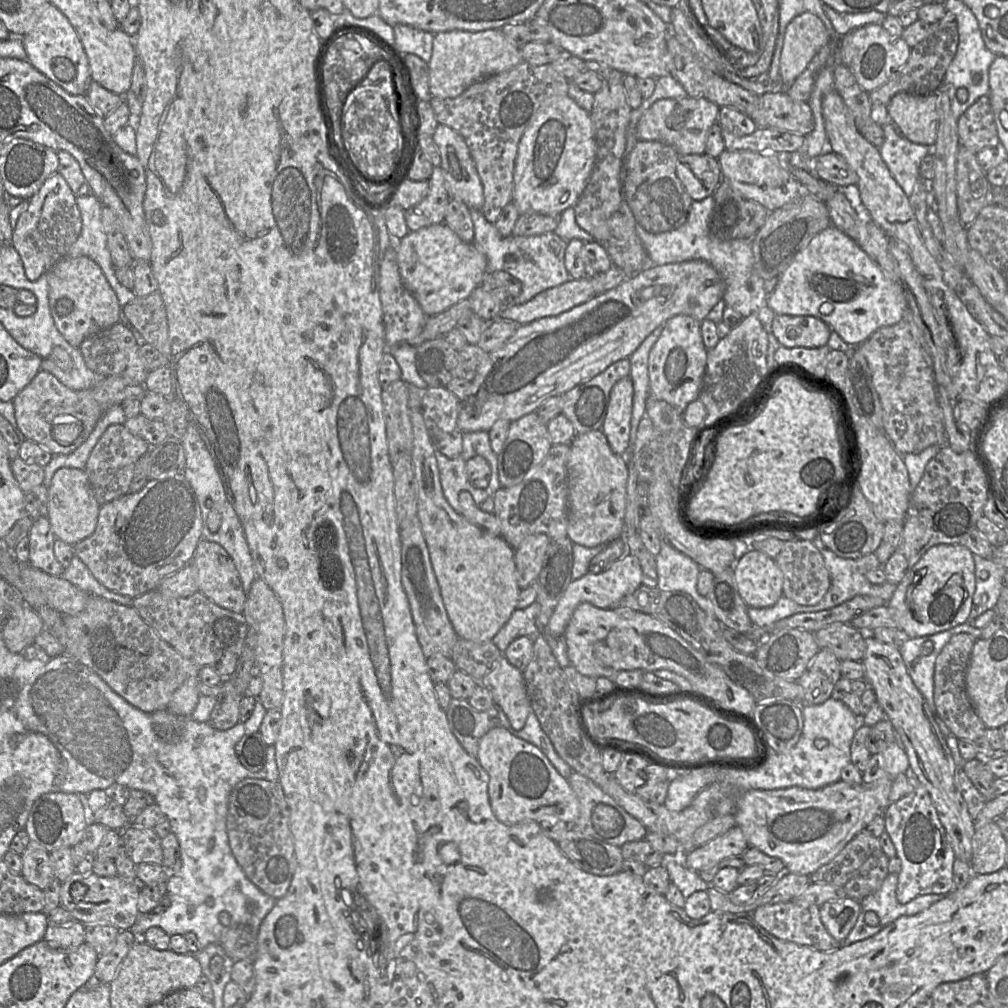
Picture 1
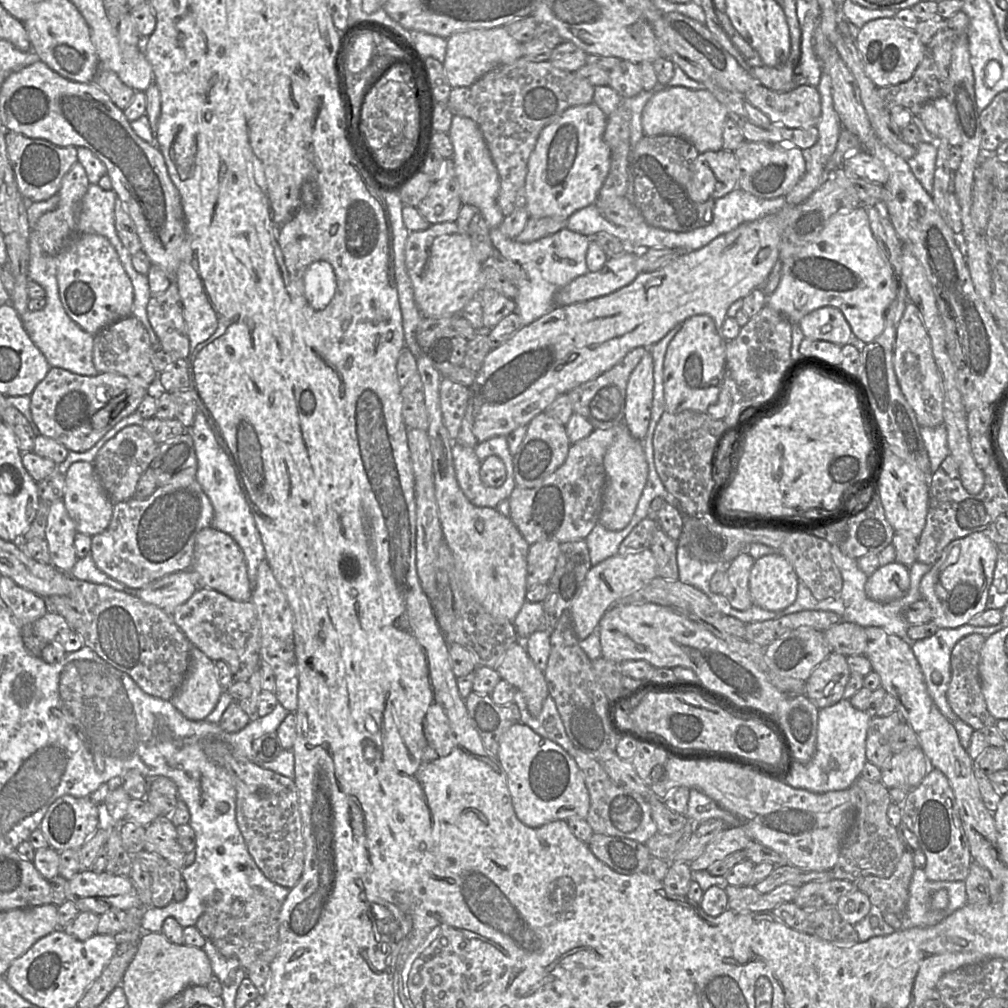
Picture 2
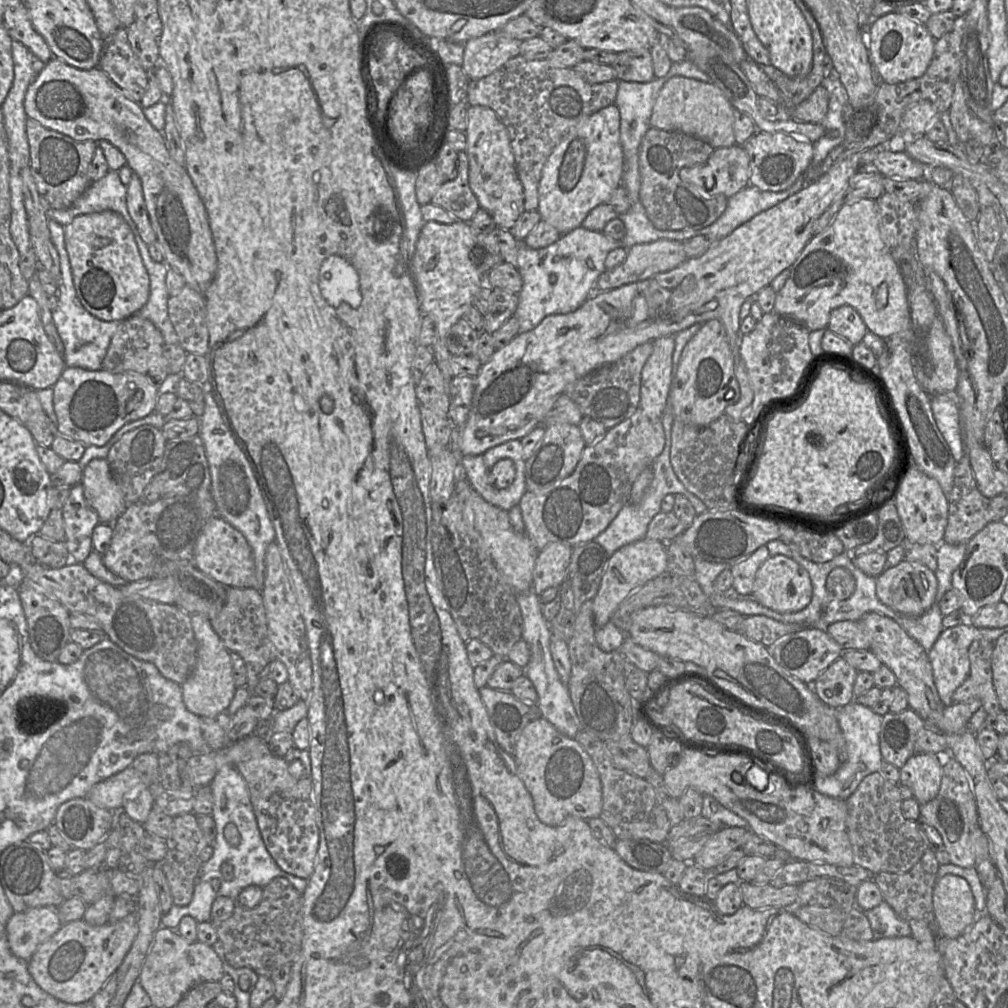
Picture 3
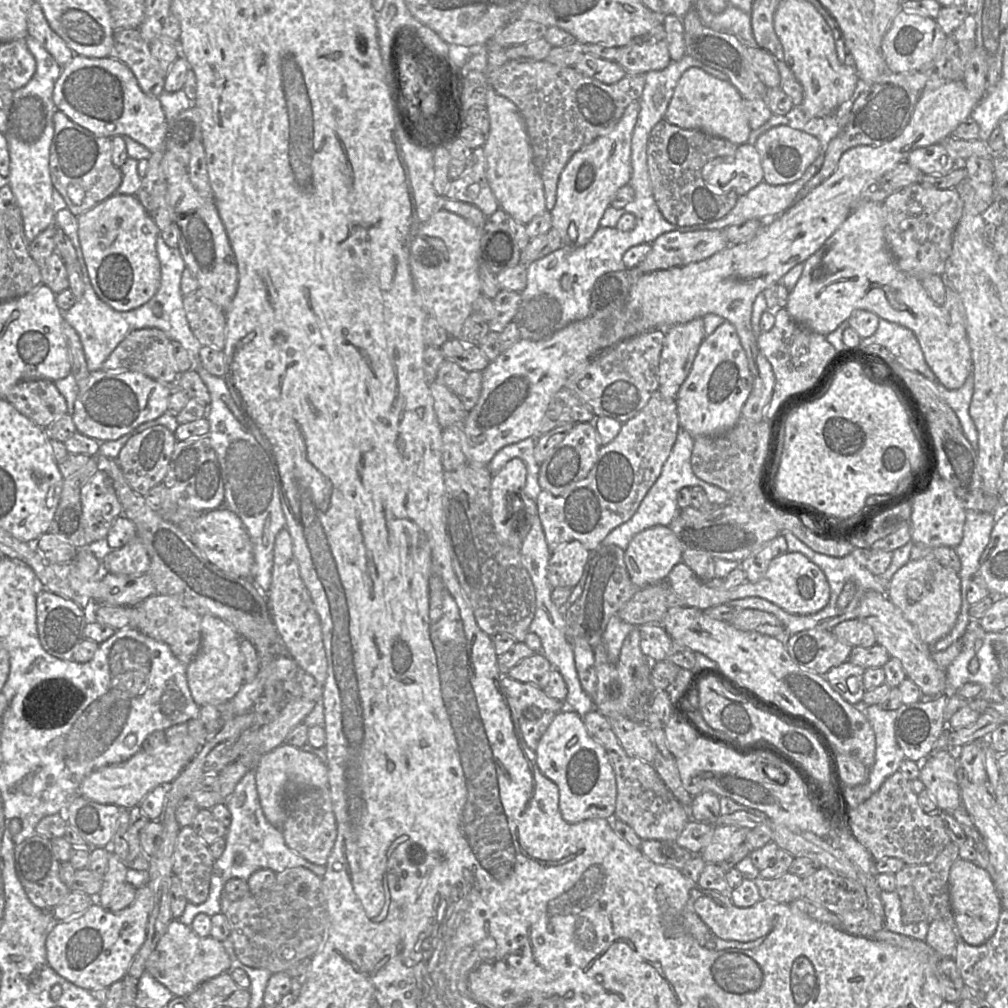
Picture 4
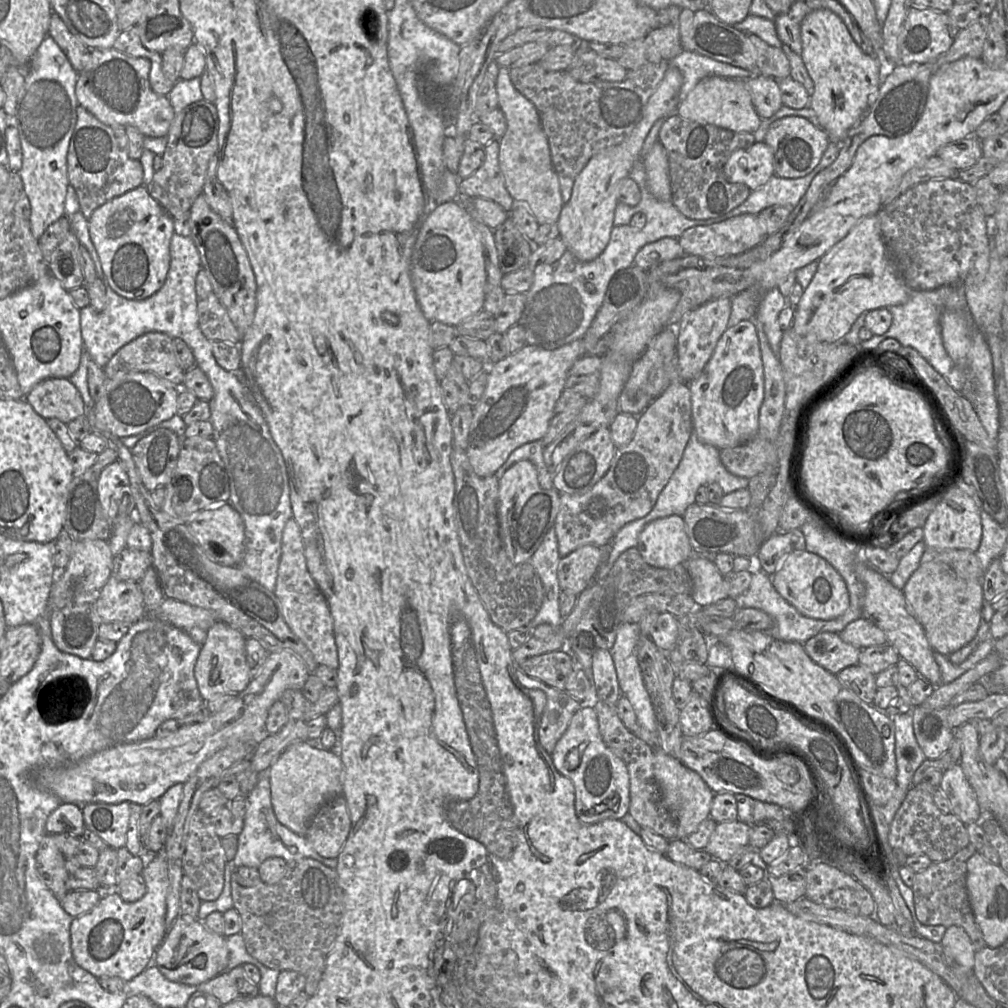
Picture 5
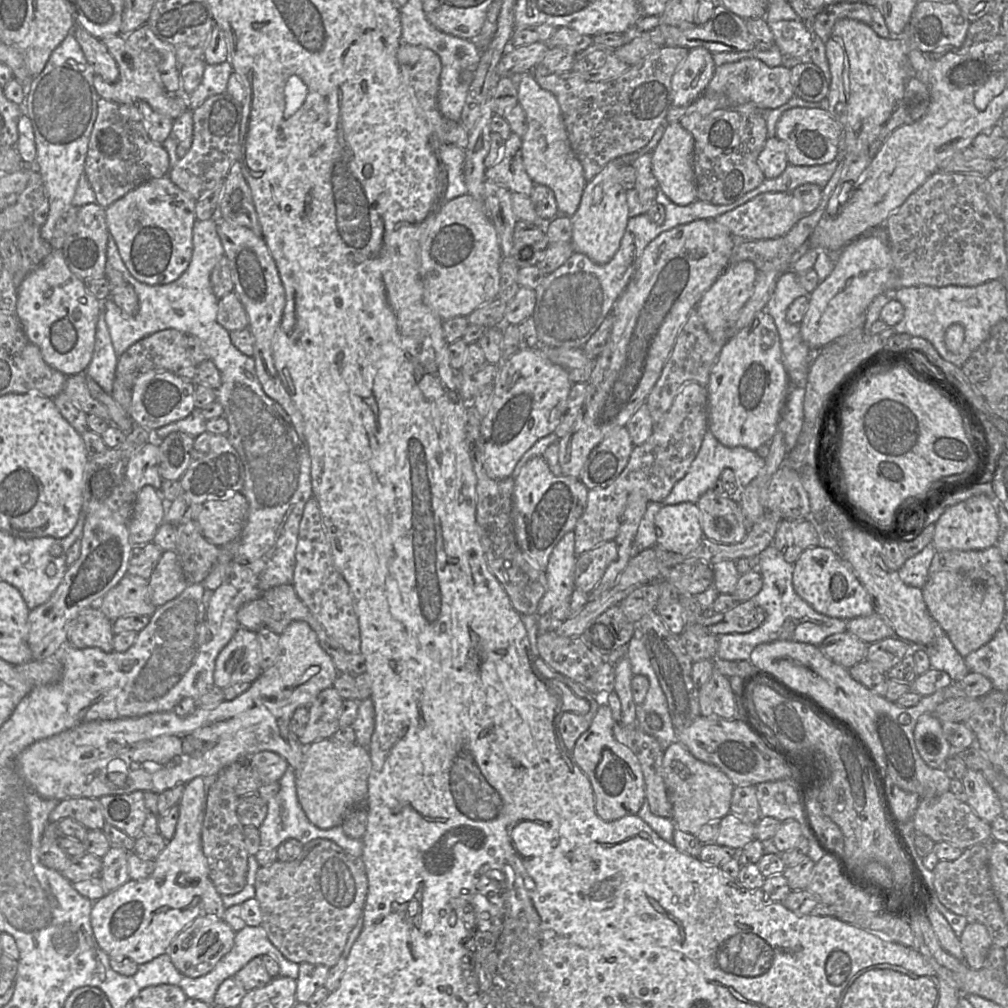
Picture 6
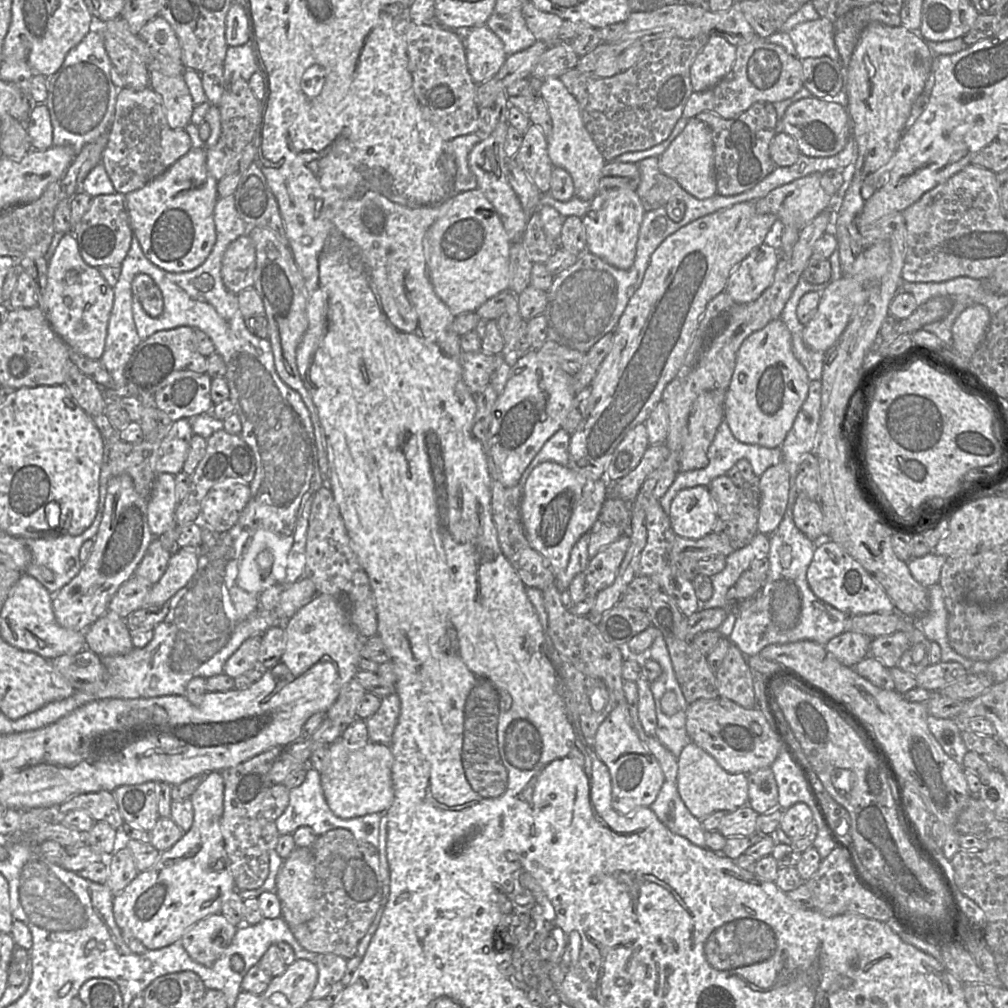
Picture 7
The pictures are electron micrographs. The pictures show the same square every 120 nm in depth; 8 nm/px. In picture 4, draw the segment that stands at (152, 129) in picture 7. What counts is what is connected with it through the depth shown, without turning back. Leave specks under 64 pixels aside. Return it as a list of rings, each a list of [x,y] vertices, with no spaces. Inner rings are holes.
[[[59,111],[54,114],[53,122],[49,159],[51,181],[65,200],[66,209],[79,216],[117,192],[122,182],[122,172],[112,162],[112,138],[94,135]]]

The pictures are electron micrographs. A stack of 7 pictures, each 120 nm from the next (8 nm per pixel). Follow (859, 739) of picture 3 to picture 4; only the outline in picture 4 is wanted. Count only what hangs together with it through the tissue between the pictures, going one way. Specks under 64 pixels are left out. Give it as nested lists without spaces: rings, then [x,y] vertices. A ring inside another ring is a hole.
[[[879,705],[862,706],[875,734],[875,762],[869,771],[866,783],[846,787],[845,799],[850,808],[855,808],[875,792],[887,778],[899,769],[905,756],[895,740],[896,710],[884,710]]]

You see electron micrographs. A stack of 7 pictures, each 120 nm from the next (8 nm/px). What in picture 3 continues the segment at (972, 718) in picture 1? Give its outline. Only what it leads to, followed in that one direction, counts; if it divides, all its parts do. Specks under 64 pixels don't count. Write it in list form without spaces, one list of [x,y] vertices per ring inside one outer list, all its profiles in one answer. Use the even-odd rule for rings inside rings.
[[[985,638],[974,640],[969,646],[970,671],[965,681],[954,691],[953,702],[980,699],[988,713],[1001,711],[992,678],[994,642]]]

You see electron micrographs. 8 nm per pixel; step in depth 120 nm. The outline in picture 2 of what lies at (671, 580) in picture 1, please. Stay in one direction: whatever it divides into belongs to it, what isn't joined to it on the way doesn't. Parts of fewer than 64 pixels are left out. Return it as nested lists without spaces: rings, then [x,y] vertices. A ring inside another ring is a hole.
[[[678,545],[677,565],[679,581],[689,584],[708,595],[708,593],[713,594],[710,590],[711,578],[717,571],[726,572],[728,564],[702,562],[693,558],[686,546]]]

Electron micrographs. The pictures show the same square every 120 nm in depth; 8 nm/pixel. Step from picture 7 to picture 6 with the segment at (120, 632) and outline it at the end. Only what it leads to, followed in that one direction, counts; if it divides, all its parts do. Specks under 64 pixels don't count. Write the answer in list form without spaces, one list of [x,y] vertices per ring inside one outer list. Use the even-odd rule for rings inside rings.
[[[93,606],[82,611],[67,631],[67,645],[76,649],[99,648],[113,651],[113,621],[107,618],[99,607]]]

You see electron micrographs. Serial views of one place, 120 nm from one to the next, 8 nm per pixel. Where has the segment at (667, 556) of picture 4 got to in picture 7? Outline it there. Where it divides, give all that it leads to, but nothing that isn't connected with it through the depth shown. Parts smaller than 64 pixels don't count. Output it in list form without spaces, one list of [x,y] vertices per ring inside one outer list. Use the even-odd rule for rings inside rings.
[[[707,486],[681,490],[672,500],[668,517],[676,536],[701,539],[717,529],[718,518]]]

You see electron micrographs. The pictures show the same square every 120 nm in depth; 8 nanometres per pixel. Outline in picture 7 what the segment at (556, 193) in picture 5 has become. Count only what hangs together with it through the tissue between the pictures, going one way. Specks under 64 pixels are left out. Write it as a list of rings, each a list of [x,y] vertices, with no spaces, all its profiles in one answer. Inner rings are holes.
[[[558,77],[542,79],[537,96],[544,100],[552,121],[551,133],[546,138],[548,156],[554,168],[562,168],[570,174],[574,197],[592,200],[598,193],[600,175],[607,162],[584,126],[578,101]]]

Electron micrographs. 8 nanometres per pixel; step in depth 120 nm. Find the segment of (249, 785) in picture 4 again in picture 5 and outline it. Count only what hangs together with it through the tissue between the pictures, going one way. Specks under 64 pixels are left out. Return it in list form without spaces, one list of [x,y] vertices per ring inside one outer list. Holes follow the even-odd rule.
[[[268,771],[259,772],[259,780],[254,789],[246,796],[247,807],[244,816],[244,827],[238,835],[238,849],[233,860],[227,861],[225,867],[225,882],[221,895],[215,901],[202,901],[197,919],[199,921],[212,912],[224,913],[233,907],[231,895],[231,874],[235,873],[238,867],[248,866],[259,868],[268,858],[280,857],[288,863],[293,863],[302,858],[313,858],[318,860],[320,856],[306,839],[304,835],[299,835],[286,826],[282,825],[273,810],[271,802],[271,788]]]

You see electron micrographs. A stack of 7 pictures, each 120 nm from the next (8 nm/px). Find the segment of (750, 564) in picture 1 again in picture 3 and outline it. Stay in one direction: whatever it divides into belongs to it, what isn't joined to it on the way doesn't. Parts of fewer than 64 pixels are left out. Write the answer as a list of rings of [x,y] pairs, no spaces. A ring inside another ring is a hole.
[[[775,555],[775,556],[770,556],[757,570],[752,592],[749,595],[747,596],[737,595],[732,590],[732,588],[730,591],[718,592],[718,593],[723,593],[724,595],[727,595],[731,598],[737,598],[738,600],[756,601],[757,603],[778,613],[792,613],[792,612],[801,611],[810,604],[812,599],[812,594],[813,594],[813,586],[812,586],[810,575],[805,568],[803,568],[792,558],[783,555]]]

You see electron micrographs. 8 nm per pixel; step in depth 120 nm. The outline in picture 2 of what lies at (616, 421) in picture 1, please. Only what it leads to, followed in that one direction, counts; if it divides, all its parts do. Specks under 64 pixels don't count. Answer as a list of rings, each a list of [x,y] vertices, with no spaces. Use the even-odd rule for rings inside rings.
[[[650,351],[632,371],[626,388],[624,423],[632,437],[643,440],[651,419],[654,364]]]

